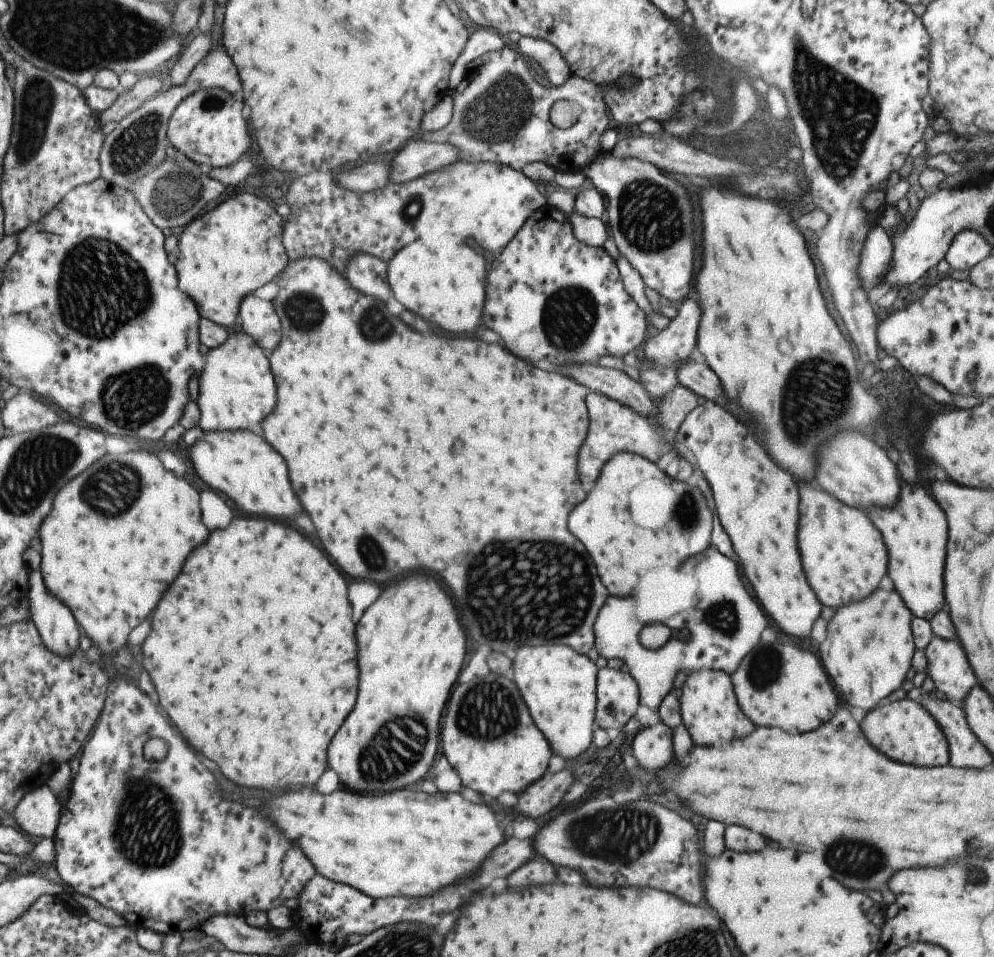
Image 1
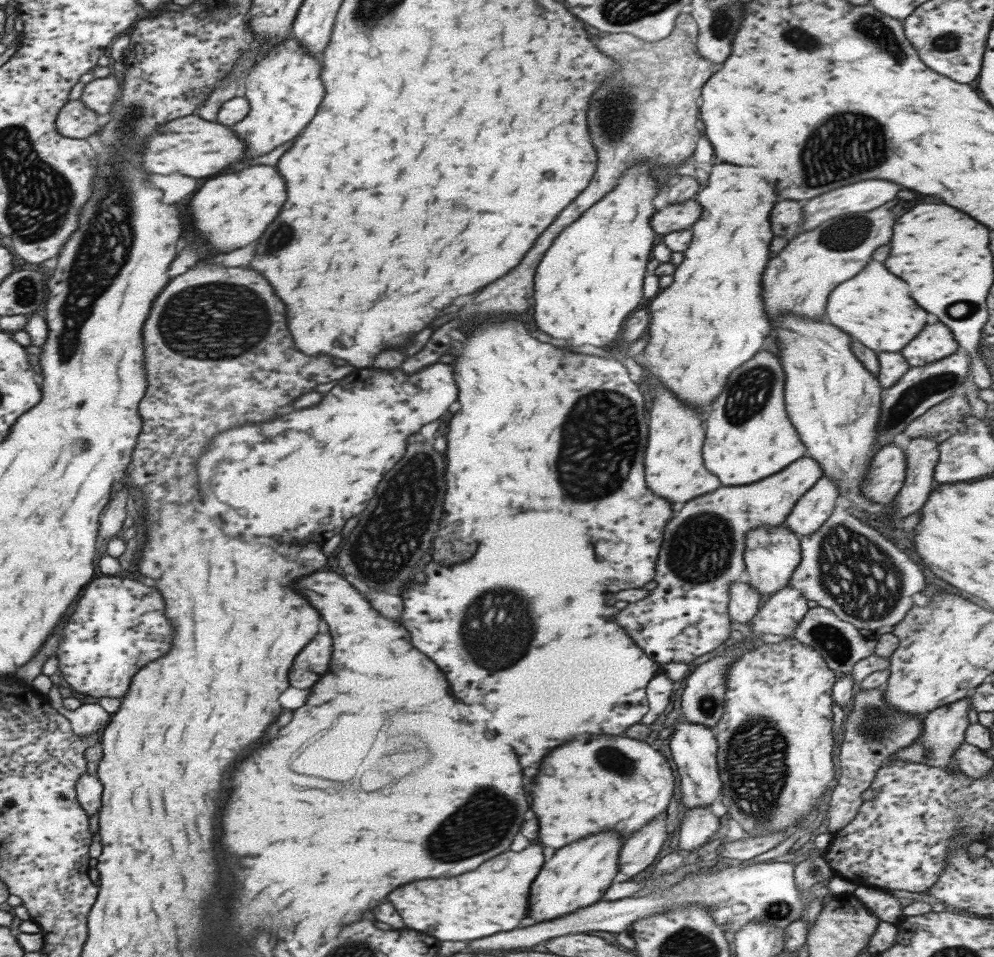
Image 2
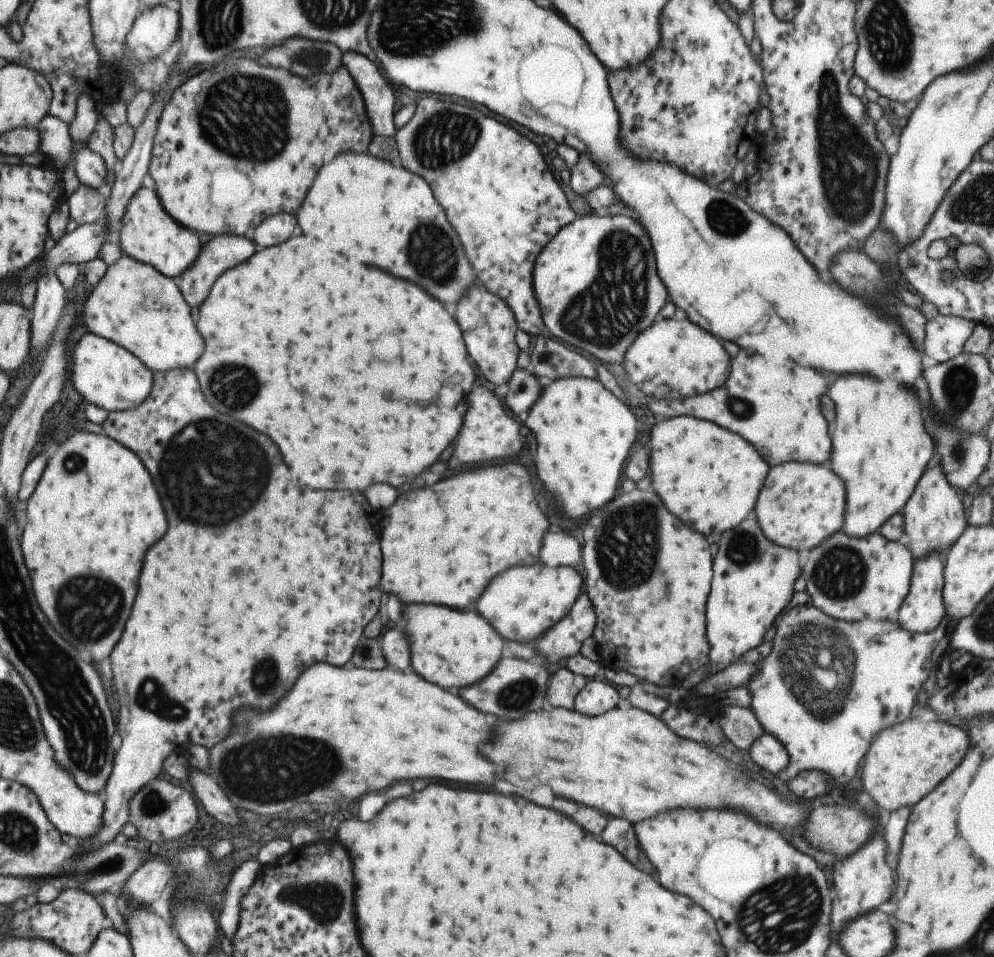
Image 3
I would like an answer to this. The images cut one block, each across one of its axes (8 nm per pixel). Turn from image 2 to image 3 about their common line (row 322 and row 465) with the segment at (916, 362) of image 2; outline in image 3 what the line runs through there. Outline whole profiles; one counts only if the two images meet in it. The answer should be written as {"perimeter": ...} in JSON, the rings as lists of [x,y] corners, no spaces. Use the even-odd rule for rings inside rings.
{"perimeter":[[[935,464],[933,468],[925,468],[921,478],[917,480],[917,486],[909,500],[903,506],[903,518],[905,518],[905,534],[909,538],[913,558],[919,560],[927,552],[941,552],[945,556],[947,548],[957,542],[961,532],[967,526],[965,514],[963,514],[963,504],[961,504],[961,492],[957,492],[955,486],[951,486],[945,478],[945,470],[941,464]]]}

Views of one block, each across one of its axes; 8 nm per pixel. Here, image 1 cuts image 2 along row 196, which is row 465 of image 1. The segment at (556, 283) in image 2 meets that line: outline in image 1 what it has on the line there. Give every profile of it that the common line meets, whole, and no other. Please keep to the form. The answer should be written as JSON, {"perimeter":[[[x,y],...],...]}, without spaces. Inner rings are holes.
{"perimeter":[[[621,452],[605,462],[597,482],[587,492],[585,500],[569,512],[567,528],[585,546],[605,590],[611,596],[629,596],[637,582],[639,570],[647,570],[653,566],[677,568],[685,558],[707,548],[711,522],[713,514],[697,488],[673,482],[673,478],[669,478],[663,470],[659,470],[651,460],[643,456]]]}

